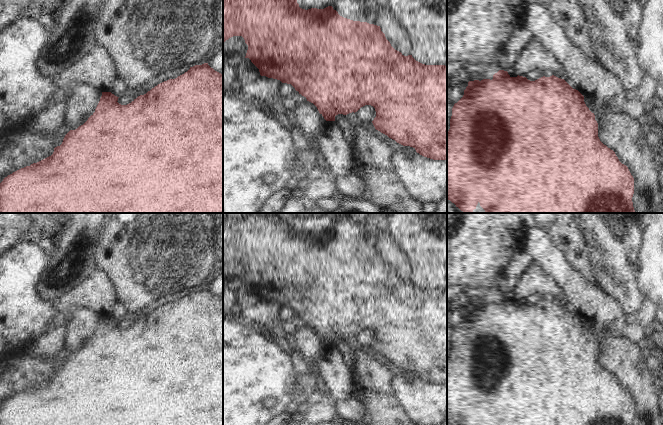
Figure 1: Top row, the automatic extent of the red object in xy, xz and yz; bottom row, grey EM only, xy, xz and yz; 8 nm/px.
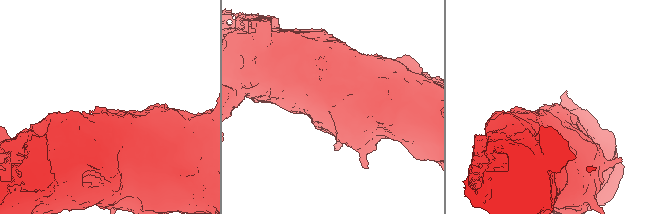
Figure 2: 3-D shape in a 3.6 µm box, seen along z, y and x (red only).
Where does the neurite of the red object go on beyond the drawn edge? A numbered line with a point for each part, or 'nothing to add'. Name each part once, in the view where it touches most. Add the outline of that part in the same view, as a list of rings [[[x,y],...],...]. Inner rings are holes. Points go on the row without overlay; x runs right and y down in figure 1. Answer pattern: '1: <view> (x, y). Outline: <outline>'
nothing to add

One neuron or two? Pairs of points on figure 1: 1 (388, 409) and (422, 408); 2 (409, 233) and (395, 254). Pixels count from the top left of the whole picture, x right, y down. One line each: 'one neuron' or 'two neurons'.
1: two neurons
2: two neurons

